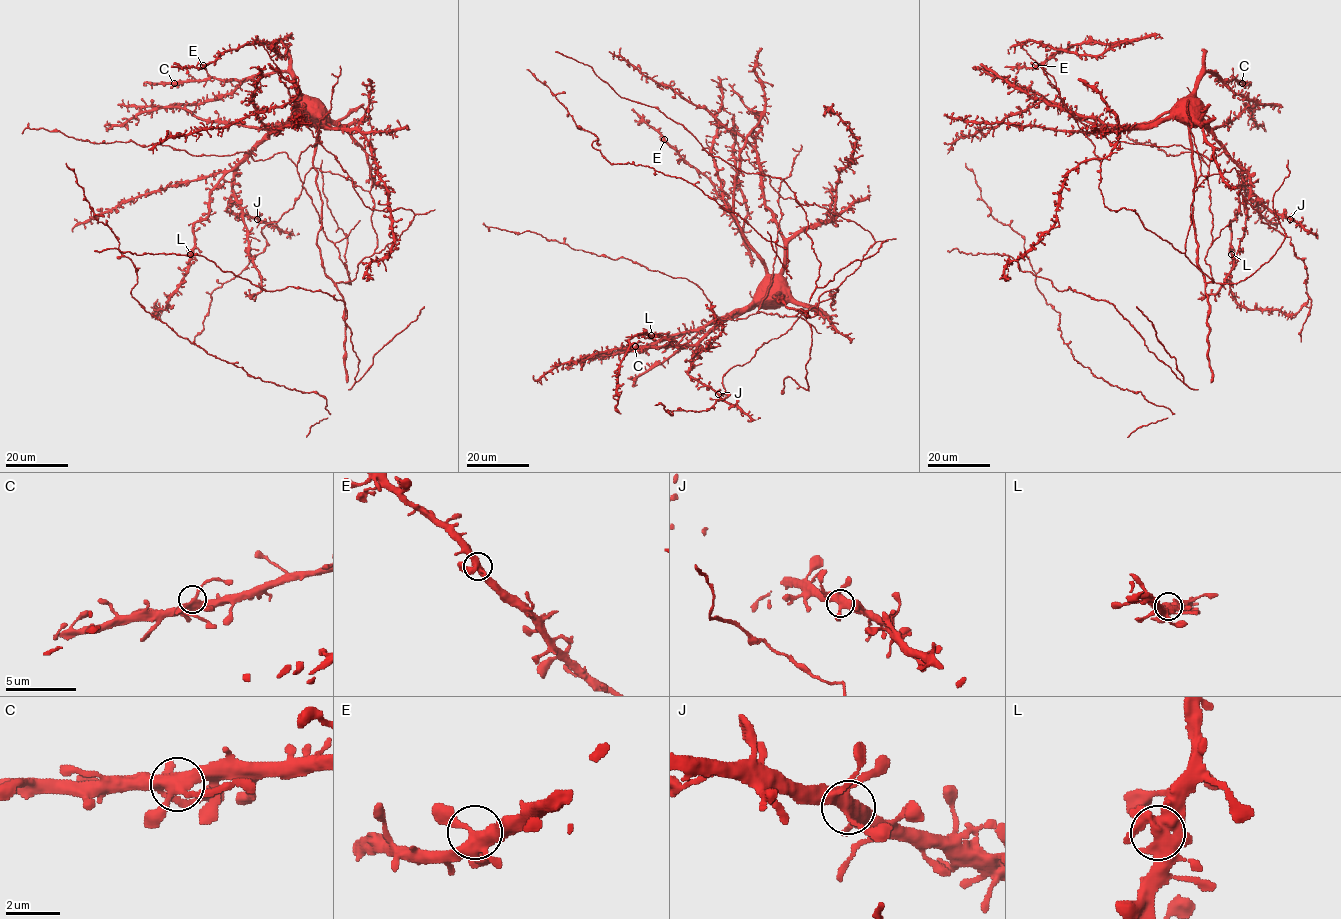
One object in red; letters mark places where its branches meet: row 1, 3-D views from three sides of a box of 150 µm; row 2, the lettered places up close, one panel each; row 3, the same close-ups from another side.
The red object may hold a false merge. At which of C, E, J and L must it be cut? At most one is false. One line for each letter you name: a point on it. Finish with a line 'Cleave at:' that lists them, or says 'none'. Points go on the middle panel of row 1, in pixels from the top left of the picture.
Cleave at: none

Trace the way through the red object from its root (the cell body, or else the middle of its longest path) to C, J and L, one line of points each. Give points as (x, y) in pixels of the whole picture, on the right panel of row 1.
C: (1176, 108), (1196, 88), (1197, 80), (1205, 72), (1222, 80), (1233, 78), (1242, 83)
J: (1176, 108), (1193, 114), (1245, 171), (1251, 192), (1272, 211), (1290, 219)
L: (1176, 108), (1193, 114), (1240, 169), (1242, 188), (1238, 213), (1230, 224), (1231, 254)

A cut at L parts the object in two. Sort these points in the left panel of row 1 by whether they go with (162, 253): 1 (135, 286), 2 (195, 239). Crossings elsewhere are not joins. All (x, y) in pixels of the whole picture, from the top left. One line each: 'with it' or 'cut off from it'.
1: with it
2: with it

